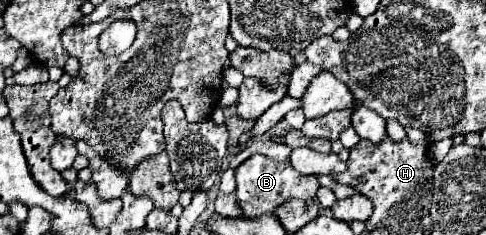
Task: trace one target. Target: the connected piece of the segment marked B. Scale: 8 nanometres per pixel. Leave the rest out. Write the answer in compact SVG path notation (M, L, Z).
M254 155L236 169L236 199L242 207L242 217L258 219L274 213L282 203L290 199L312 199L318 191L318 179L314 175L300 175L290 161L272 161L264 155Z

